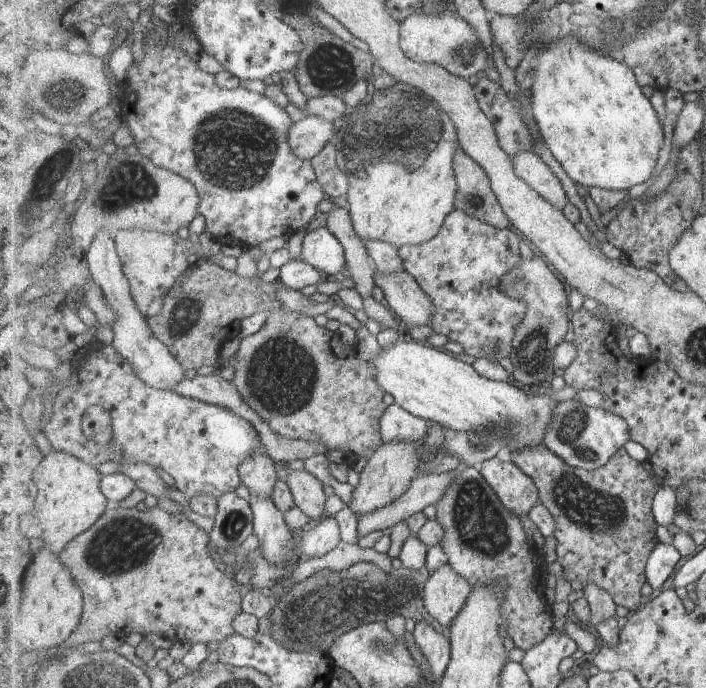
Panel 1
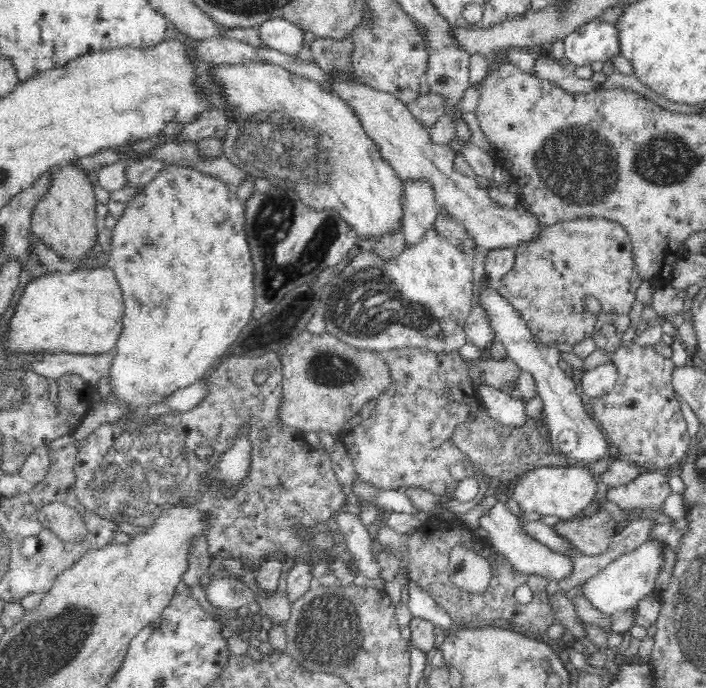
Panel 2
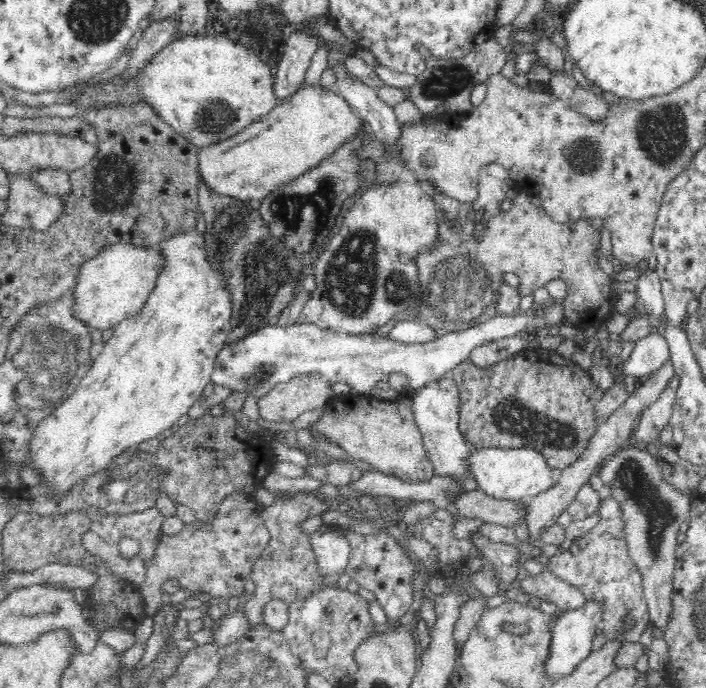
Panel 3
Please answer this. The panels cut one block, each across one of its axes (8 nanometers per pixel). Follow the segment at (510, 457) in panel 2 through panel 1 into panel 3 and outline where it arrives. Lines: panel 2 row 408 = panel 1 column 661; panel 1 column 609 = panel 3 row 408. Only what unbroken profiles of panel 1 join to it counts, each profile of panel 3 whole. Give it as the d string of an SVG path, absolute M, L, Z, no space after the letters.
M541 348L533 351L522 350L511 357L496 363L495 365L489 366L486 369L476 367L471 359L468 358L464 362L461 362L453 367L451 374L453 379L456 381L456 384L459 386L461 394L459 429L471 447L488 446L537 450L540 454L544 455L546 463L548 463L548 466L552 469L563 469L568 466L573 459L576 459L577 455L580 454L582 450L584 450L584 446L588 444L590 436L594 434L594 430L596 430L596 426L598 425L596 424L596 421L594 421L594 413L592 413L592 408L594 408L596 400L602 395L602 389L596 382L594 382L594 380L590 378L588 372L581 369L580 366L577 365L576 361L572 358L564 358L561 355L558 355L556 351Z

